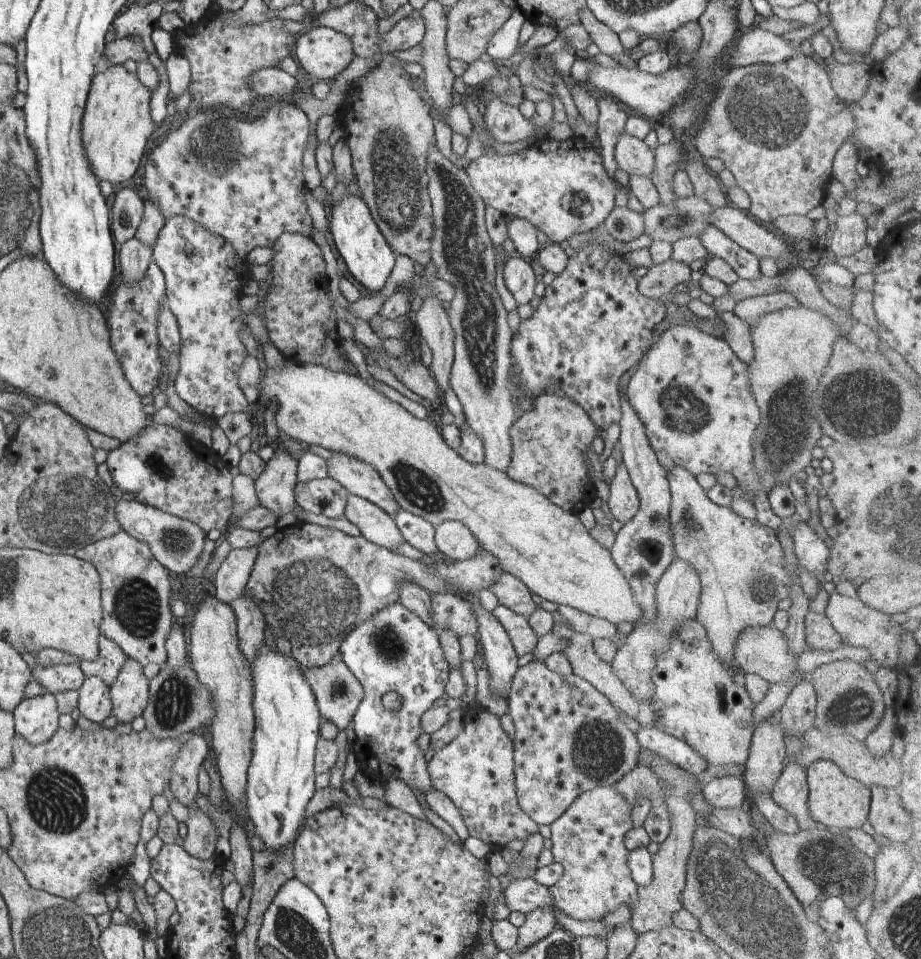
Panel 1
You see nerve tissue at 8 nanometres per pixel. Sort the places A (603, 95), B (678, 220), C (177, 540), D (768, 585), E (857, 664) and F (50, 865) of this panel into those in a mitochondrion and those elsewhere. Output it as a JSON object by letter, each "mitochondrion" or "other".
{"A":"other","B":"mitochondrion","C":"mitochondrion","D":"mitochondrion","E":"other","F":"other"}

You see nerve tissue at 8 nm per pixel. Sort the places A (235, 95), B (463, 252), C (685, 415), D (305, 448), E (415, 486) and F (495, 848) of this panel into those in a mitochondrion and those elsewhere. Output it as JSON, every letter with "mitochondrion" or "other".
{"A":"mitochondrion","B":"mitochondrion","C":"mitochondrion","D":"other","E":"mitochondrion","F":"other"}

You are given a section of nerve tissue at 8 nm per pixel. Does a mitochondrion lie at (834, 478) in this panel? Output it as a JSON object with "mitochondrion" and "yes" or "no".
{"mitochondrion":"no"}

